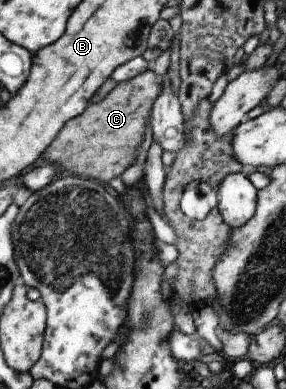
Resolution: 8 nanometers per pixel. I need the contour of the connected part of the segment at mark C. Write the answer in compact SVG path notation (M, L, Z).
M149 68L128 81L117 83L103 100L88 105L88 108L79 116L72 118L63 126L55 140L46 148L42 162L49 162L60 168L62 174L68 173L85 179L93 179L103 185L121 176L136 160L136 150L143 141L147 119L152 113L152 104L159 94L162 80L163 76L153 73Z

